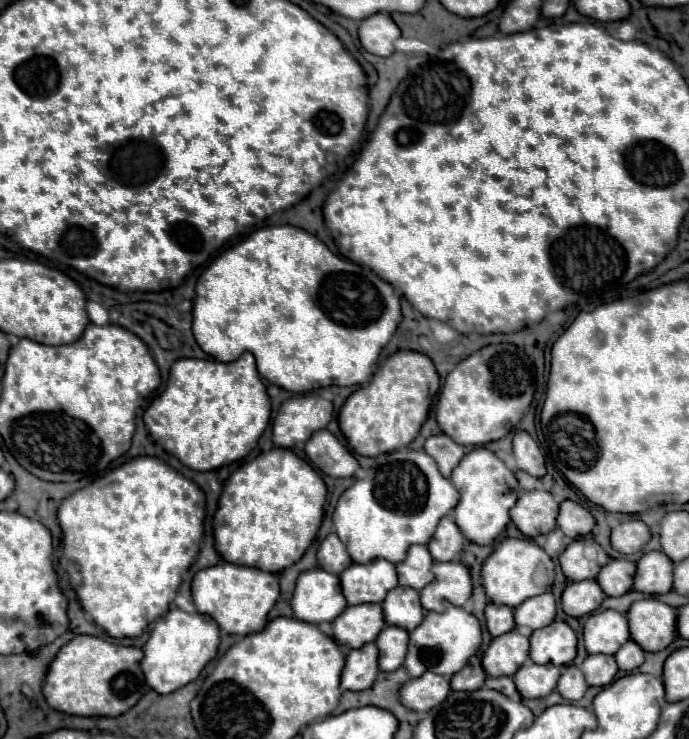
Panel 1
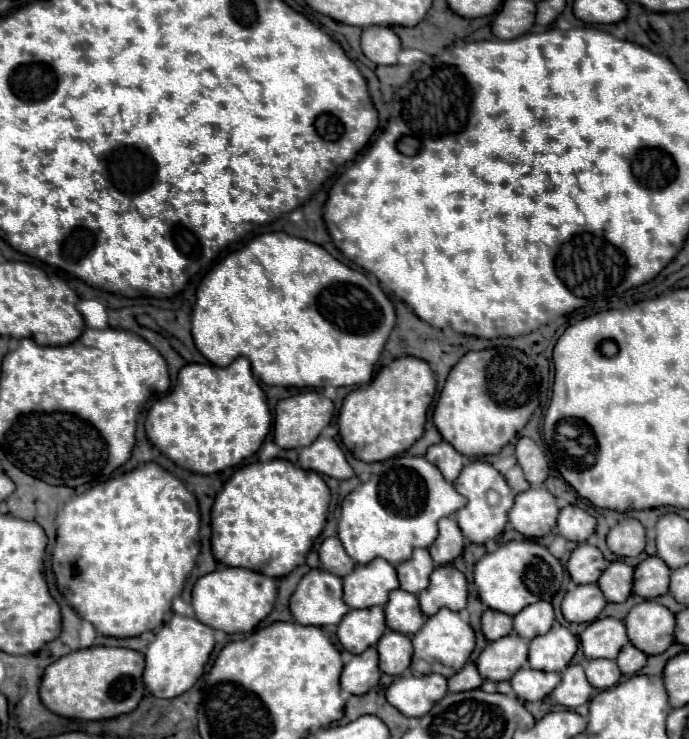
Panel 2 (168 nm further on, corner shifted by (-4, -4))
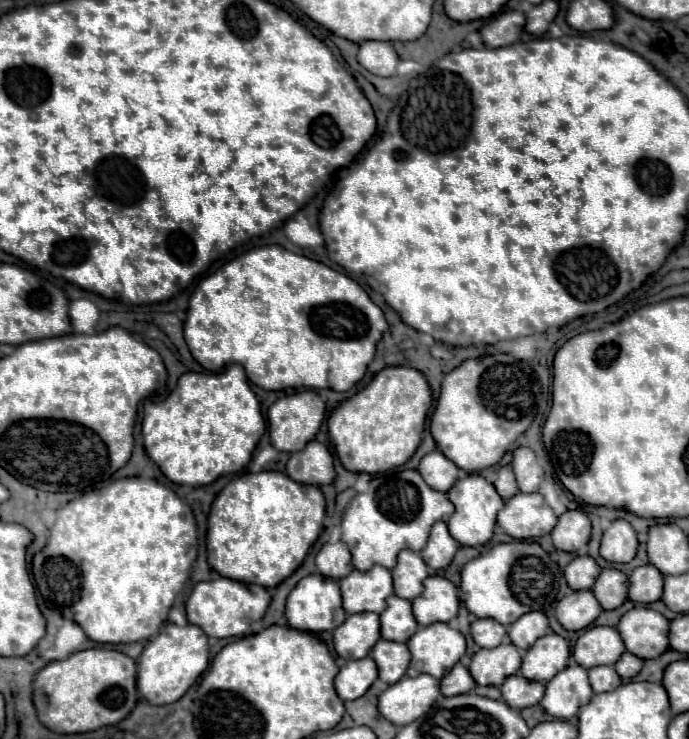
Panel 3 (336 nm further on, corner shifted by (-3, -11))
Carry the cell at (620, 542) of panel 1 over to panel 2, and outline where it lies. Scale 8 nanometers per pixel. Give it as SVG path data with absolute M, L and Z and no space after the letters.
M627 518L607 534L607 546L617 556L639 556L645 550L645 528L639 520Z

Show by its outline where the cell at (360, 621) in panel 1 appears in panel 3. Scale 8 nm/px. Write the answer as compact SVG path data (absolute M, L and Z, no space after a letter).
M376 613L348 615L346 621L334 629L334 649L344 659L368 657L374 643L380 639L380 621Z

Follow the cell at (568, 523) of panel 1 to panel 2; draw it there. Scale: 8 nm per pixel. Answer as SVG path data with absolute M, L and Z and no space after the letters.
M565 506L557 518L557 530L571 542L585 542L595 532L595 518L579 506Z

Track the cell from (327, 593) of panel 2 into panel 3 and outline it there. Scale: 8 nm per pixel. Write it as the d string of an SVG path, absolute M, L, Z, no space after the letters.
M308 575L298 581L298 585L292 589L286 601L286 619L290 627L298 631L310 631L310 633L320 633L320 631L334 631L338 625L344 623L346 611L342 609L342 597L340 597L340 587L334 579L326 579L324 575Z

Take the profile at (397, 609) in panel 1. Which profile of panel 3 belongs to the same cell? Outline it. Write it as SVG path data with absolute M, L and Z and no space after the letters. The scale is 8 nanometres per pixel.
M390 595L386 603L388 607L384 611L384 639L406 643L418 629L418 623L412 615L412 605L410 601L398 599L396 595Z

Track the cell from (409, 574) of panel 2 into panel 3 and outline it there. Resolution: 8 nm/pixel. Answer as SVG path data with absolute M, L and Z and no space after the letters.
M400 551L398 563L392 569L394 579L394 595L402 599L416 599L422 593L422 581L428 577L428 567L422 563L422 557L414 551Z

